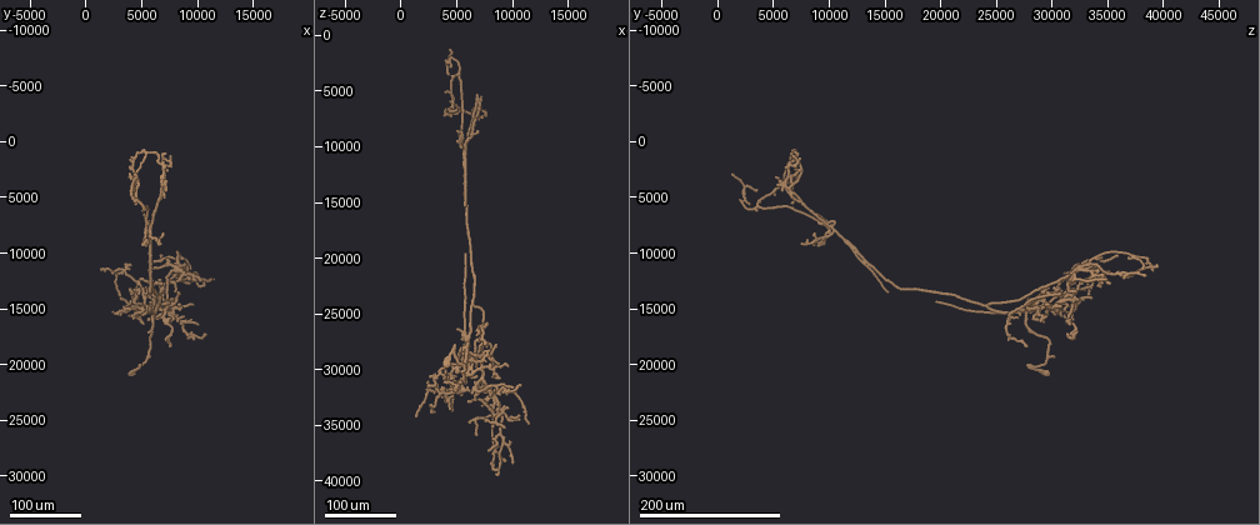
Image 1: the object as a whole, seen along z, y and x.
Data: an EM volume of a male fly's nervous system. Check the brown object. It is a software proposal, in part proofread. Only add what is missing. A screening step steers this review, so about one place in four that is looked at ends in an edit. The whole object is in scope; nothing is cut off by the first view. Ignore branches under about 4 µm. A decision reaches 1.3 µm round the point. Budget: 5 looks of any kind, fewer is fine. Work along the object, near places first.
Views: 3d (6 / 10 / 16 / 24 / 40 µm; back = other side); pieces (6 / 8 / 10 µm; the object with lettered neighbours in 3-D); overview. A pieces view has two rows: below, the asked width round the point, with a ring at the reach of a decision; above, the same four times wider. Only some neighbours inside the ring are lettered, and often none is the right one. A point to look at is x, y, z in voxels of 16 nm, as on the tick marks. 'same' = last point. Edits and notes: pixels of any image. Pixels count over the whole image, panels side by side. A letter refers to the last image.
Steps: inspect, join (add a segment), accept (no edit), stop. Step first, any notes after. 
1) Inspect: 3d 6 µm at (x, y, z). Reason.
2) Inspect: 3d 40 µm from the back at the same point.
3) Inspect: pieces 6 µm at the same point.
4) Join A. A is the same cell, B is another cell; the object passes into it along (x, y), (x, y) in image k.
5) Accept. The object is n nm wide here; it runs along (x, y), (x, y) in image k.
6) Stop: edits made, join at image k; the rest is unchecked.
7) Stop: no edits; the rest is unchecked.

Inspect: 3d 40 µm at (6400, 1000, 7200). Branch stops here.

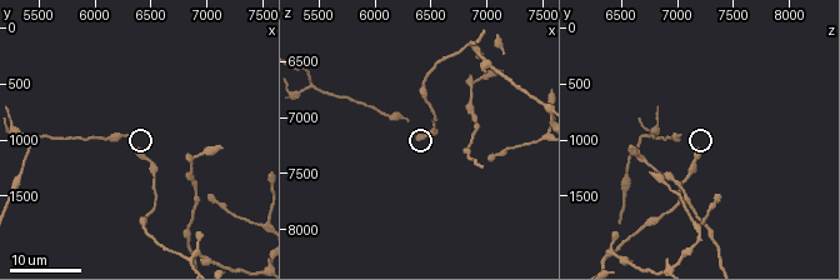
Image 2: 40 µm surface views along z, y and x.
Inspect: pieces 6 µm at (6360, 1100, 7200).

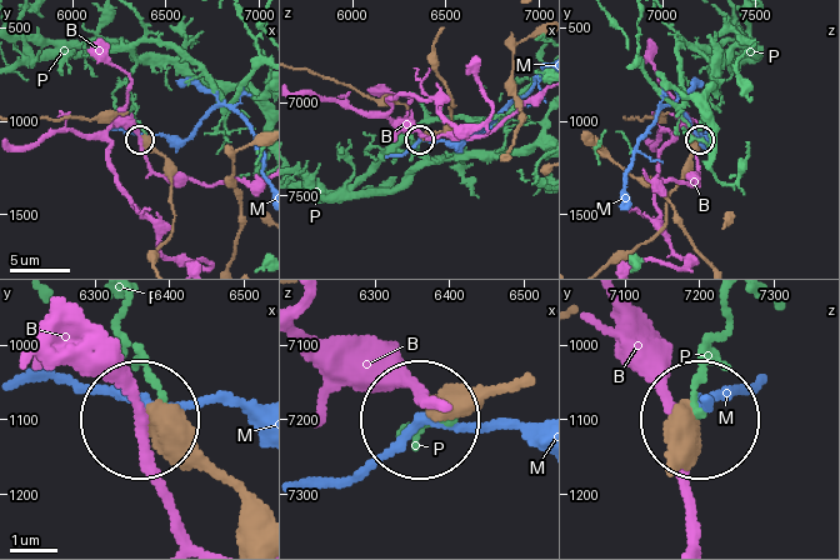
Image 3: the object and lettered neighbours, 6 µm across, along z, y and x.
Accept. B, M and P are other cells; it runs along (501, 389), (434, 413) in image 3; none of them fits.

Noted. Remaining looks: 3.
Inspect: 3d 40 µm at (4000, 4800, 5000). Free end.

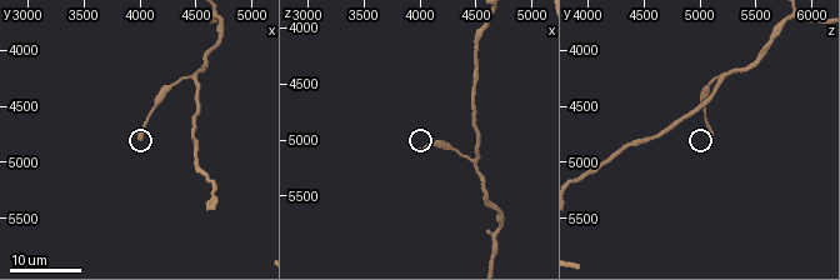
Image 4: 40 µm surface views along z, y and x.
Inspect: pieces 10 µm at (4000, 4780, 5080). What lies round it.

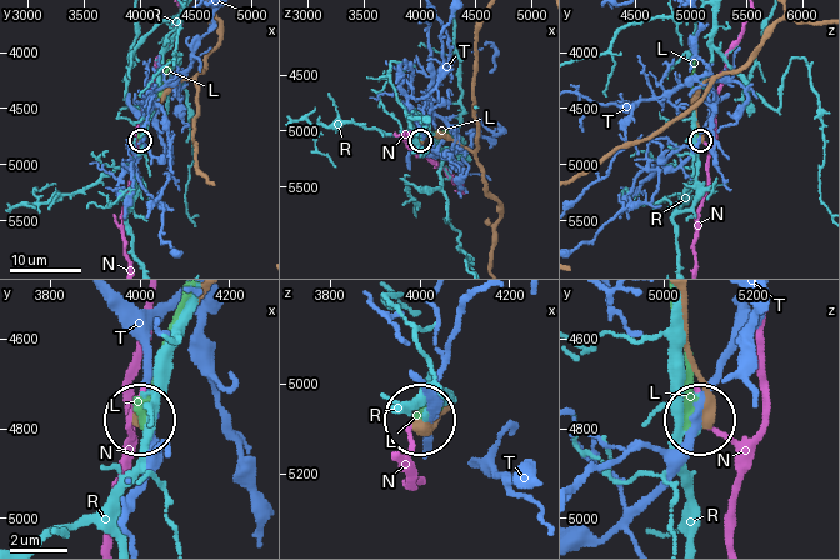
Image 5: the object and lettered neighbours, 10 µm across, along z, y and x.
Accept. L, N, R and T are other cells; it runs along (478, 126), (474, 150), (440, 136), (421, 140) in image 5; none of them fits.

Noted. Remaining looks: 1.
Stop: no edits; the rest is unchecked.

